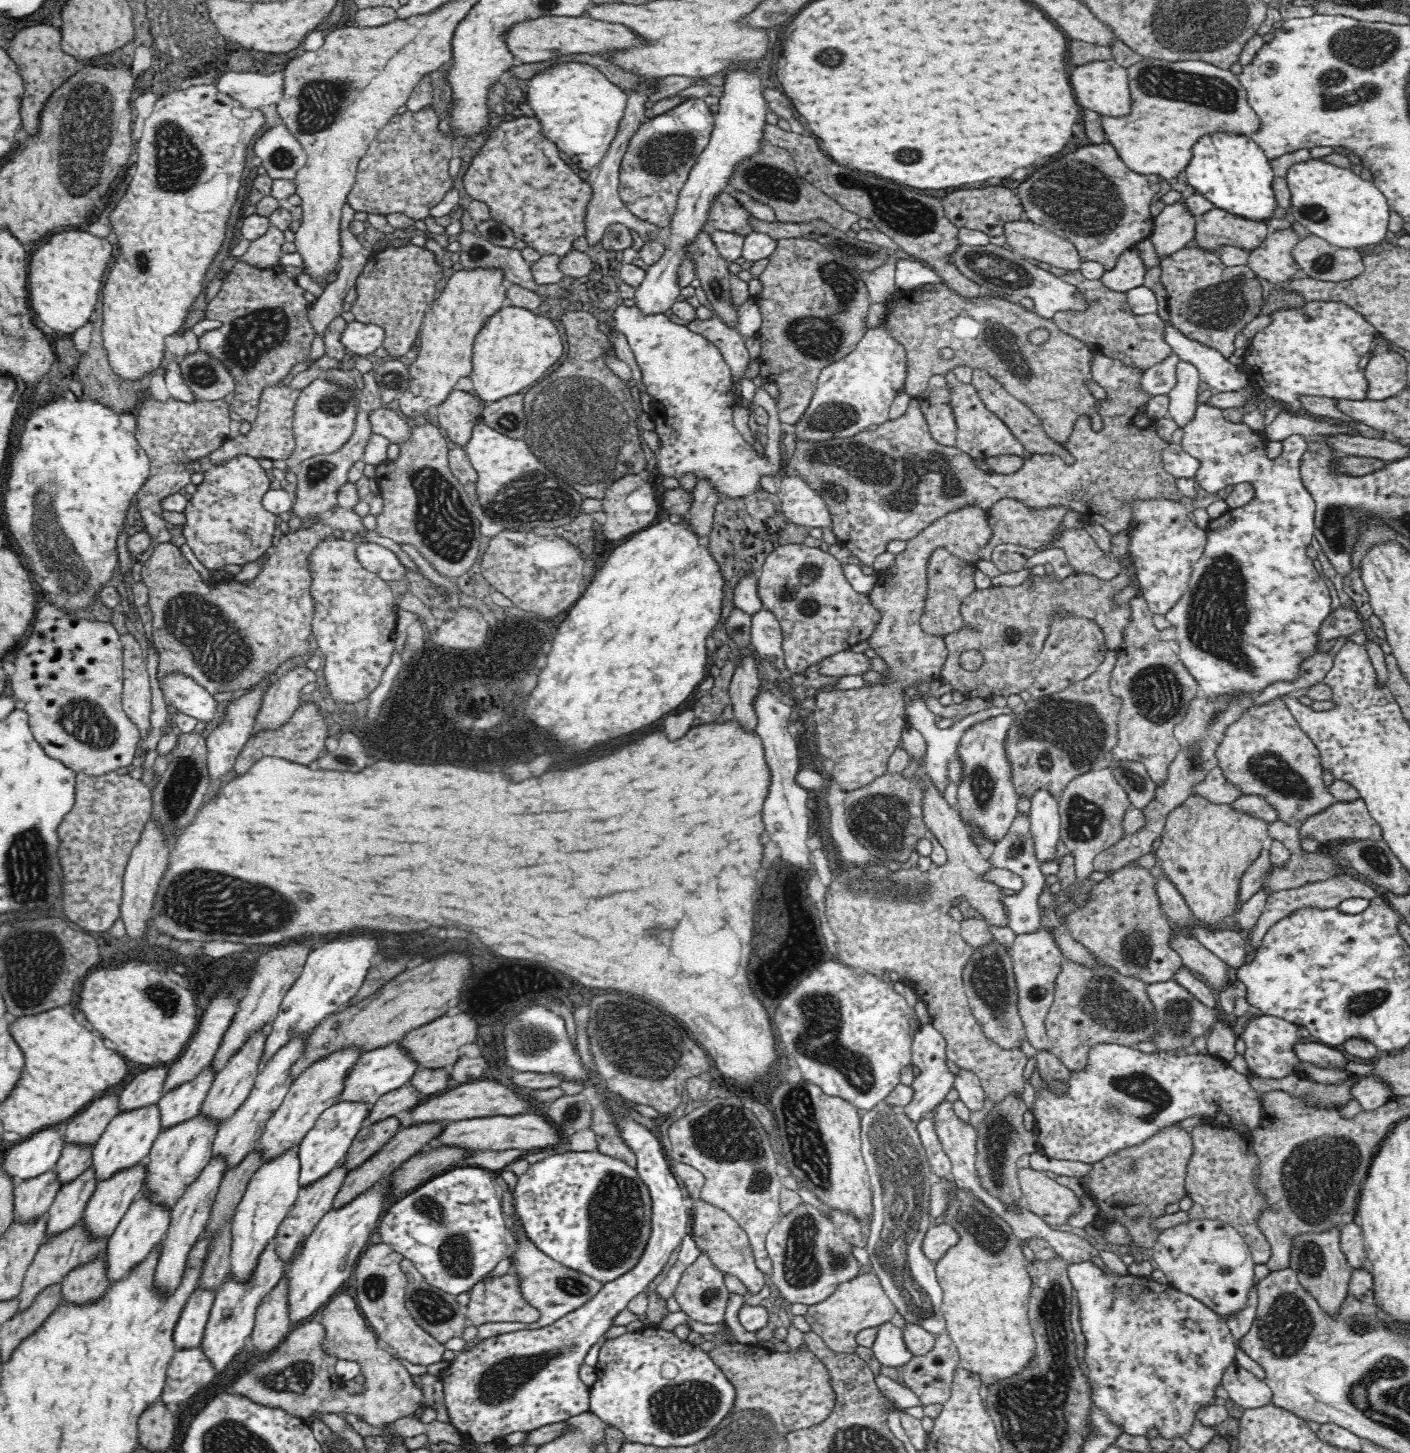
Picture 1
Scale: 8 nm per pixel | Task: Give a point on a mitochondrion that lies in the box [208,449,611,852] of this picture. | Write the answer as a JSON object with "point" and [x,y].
{"point":[446,527]}

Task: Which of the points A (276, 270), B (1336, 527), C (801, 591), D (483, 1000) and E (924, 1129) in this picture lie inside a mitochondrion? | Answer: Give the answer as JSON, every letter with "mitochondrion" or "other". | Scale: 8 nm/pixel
{"A":"other","B":"mitochondrion","C":"mitochondrion","D":"other","E":"mitochondrion"}

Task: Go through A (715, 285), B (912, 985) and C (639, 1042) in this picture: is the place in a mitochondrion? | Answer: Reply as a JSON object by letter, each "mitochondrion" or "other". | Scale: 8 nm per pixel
{"A":"mitochondrion","B":"other","C":"mitochondrion"}

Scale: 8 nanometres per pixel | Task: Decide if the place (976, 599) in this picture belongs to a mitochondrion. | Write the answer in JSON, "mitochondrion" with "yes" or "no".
{"mitochondrion":"no"}

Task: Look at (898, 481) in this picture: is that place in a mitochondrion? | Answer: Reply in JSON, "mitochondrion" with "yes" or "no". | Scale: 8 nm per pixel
{"mitochondrion":"yes"}

